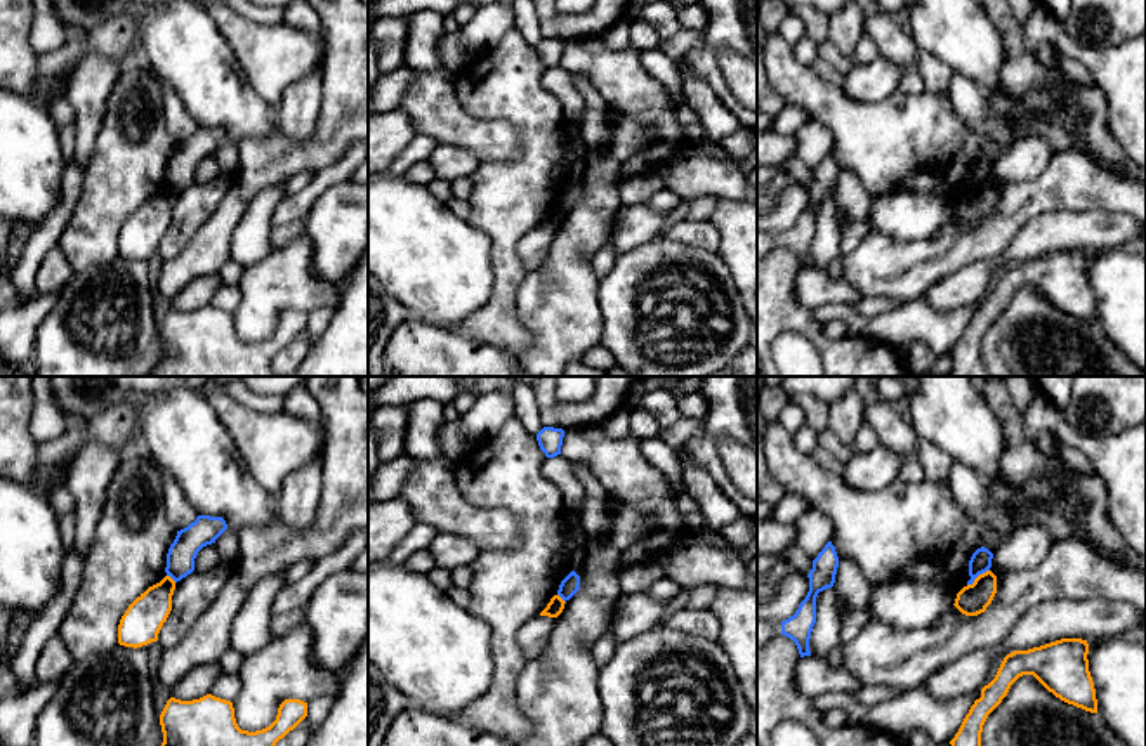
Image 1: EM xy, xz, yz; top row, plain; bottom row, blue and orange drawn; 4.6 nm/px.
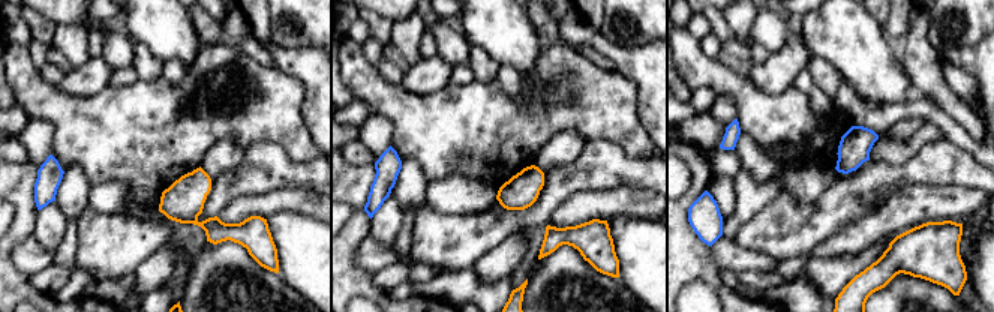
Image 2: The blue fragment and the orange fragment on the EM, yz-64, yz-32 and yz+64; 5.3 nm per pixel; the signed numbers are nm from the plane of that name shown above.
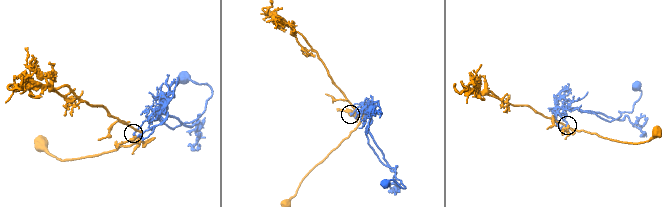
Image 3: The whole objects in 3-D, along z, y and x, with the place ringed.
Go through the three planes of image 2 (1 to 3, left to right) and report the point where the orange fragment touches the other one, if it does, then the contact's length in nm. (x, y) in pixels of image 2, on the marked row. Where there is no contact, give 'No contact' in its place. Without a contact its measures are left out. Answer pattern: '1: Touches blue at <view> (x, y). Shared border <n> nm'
1: No contact
2: No contact
3: No contact

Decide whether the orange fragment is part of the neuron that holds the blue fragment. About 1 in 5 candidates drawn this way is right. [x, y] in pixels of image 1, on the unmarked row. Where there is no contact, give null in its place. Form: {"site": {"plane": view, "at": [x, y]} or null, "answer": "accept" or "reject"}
{"site": {"plane": "yz", "at": [978, 186]}, "answer": "reject"}

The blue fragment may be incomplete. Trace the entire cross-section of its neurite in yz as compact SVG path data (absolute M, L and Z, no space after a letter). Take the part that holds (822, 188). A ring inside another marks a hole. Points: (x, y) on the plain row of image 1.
M832 153L813 172L809 182L809 203L800 213L794 227L781 232L781 246L792 250L799 260L800 269L811 267L809 250L816 234L816 208L820 203L832 200L839 179L839 168Z

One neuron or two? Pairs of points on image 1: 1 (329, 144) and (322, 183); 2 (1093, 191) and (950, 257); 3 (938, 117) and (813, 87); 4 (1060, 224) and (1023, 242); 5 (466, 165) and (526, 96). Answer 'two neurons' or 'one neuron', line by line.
1: two neurons
2: one neuron
3: one neuron
4: one neuron
5: two neurons

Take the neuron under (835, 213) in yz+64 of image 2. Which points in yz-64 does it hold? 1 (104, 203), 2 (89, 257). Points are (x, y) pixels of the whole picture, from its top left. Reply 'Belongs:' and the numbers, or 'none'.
Belongs: 2

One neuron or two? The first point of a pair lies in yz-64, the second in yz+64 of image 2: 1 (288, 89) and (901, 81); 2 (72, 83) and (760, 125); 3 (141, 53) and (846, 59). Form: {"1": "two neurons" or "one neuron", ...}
{"1": "two neurons", "2": "two neurons", "3": "two neurons"}

